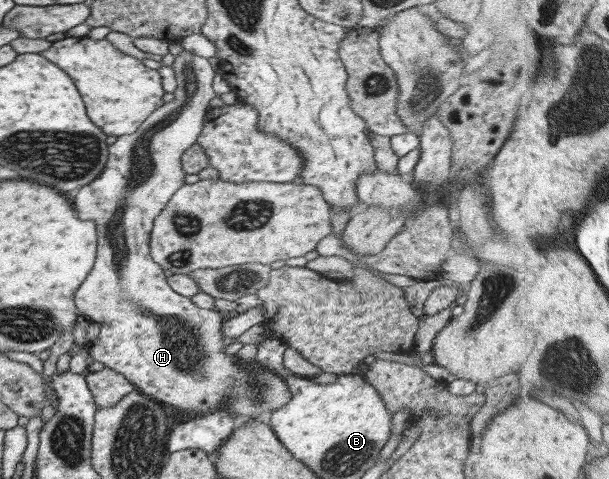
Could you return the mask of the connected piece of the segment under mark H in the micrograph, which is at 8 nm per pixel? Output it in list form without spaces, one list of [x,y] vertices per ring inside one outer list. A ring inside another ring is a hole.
[[[183,50],[175,57],[172,68],[177,84],[173,92],[175,99],[165,103],[133,134],[119,136],[115,143],[109,145],[103,170],[93,182],[83,186],[73,200],[79,210],[77,216],[81,216],[81,220],[93,220],[97,224],[99,236],[95,266],[75,292],[75,304],[79,314],[89,316],[100,328],[98,337],[87,345],[91,358],[125,375],[142,394],[195,416],[223,406],[237,421],[253,418],[269,424],[271,414],[293,398],[285,381],[287,376],[275,373],[273,369],[267,369],[257,362],[255,365],[246,365],[237,355],[226,354],[223,350],[232,339],[223,335],[221,328],[228,316],[215,308],[199,308],[191,301],[191,297],[171,289],[163,267],[150,254],[150,236],[155,218],[175,192],[185,185],[186,172],[183,171],[182,156],[201,134],[209,103],[217,96],[213,91],[217,70],[209,63],[209,59]]]

